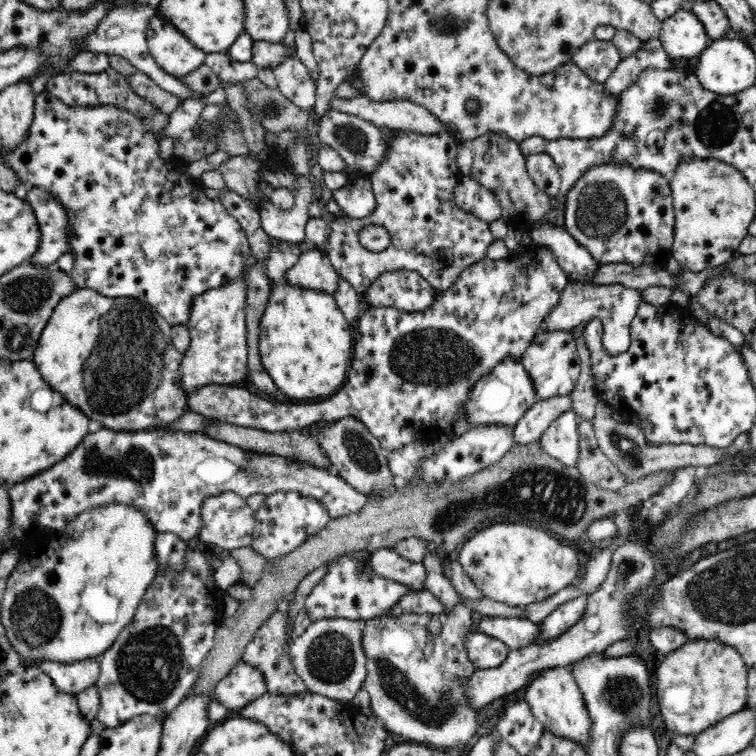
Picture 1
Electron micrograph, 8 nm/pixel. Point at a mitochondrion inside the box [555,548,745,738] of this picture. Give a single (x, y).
(624, 695)

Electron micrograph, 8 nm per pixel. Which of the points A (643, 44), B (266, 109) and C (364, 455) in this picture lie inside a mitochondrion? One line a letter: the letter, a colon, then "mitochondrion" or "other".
A: other
B: mitochondrion
C: mitochondrion

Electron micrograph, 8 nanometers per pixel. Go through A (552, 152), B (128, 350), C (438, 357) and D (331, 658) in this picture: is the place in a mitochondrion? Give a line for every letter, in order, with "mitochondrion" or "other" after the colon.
A: other
B: mitochondrion
C: mitochondrion
D: mitochondrion

